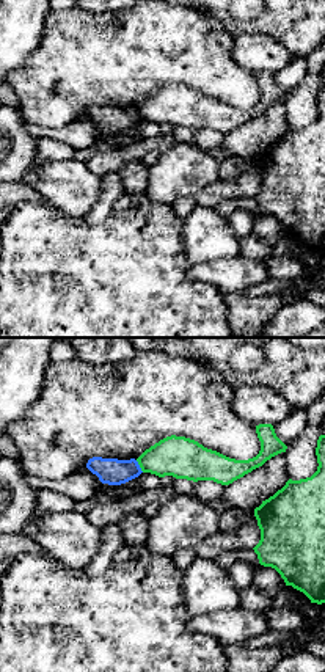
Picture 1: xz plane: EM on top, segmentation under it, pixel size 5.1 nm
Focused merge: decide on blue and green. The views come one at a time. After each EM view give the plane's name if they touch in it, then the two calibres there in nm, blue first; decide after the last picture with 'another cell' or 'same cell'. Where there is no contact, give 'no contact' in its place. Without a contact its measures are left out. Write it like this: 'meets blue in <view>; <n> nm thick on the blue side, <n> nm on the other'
meets blue in xz; 140 nm thick on the blue side, 220 nm on the other

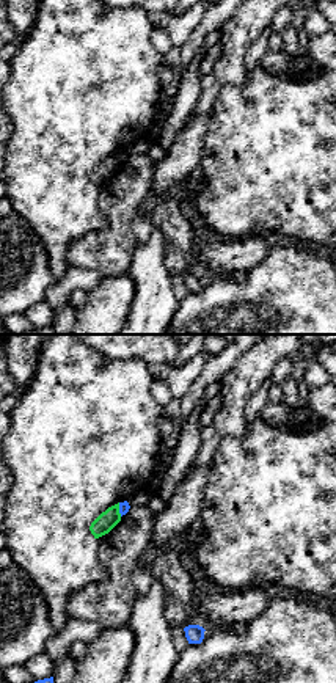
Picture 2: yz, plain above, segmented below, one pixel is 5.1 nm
meets blue in yz; 50 nm thick on the blue side, 100 nm on the other

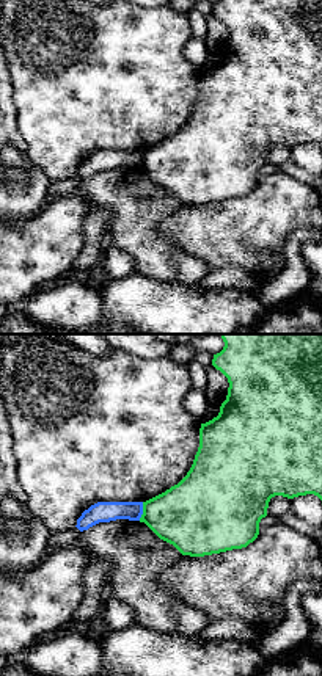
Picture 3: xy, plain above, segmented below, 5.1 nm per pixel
meets blue in xy; 110 nm thick on the blue side, 360 nm on the other

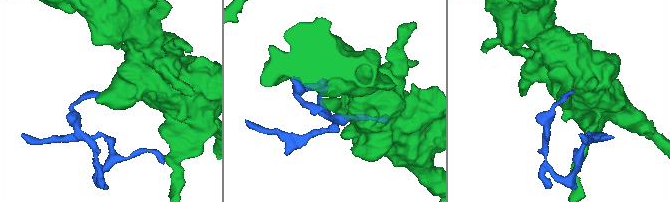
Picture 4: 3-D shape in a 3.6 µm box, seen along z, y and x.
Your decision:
another cell

